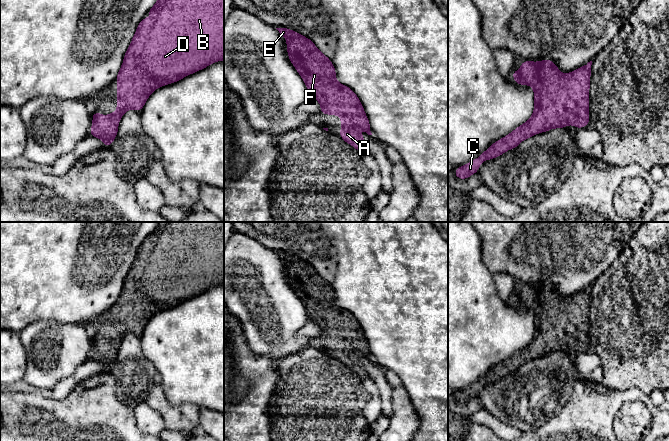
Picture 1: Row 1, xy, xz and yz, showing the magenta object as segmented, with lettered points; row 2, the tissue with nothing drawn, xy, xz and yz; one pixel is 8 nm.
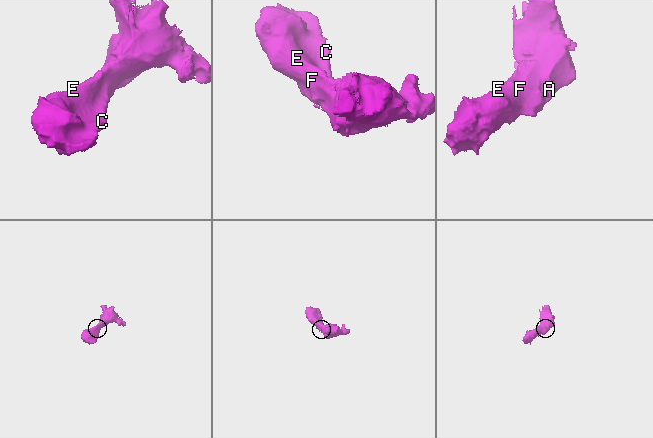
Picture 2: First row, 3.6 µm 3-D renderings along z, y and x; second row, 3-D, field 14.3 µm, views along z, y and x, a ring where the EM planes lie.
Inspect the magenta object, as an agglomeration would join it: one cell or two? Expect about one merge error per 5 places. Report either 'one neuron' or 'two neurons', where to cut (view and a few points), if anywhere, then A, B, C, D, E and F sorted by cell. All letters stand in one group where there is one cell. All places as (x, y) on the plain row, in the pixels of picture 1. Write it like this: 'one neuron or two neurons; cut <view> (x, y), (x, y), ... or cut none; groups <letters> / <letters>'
one neuron; cut none; groups A B C D E F

